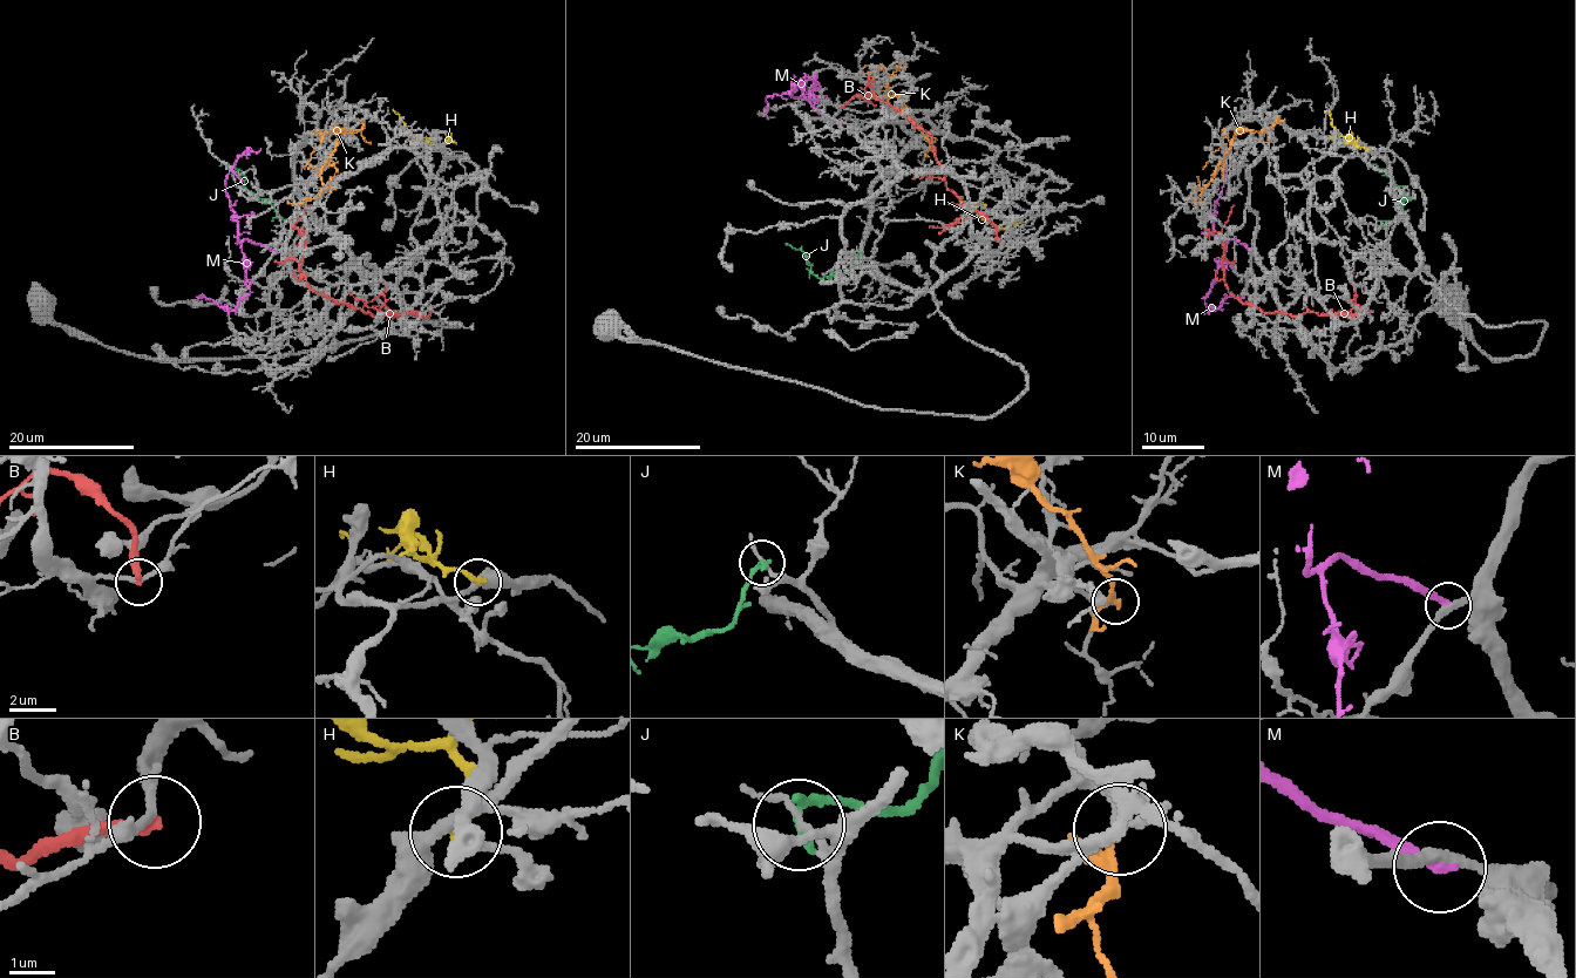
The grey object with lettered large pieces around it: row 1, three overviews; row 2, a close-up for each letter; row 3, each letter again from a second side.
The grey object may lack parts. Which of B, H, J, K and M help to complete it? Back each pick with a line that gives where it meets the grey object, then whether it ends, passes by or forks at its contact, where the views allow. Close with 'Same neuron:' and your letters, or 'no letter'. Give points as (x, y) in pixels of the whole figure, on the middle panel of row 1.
Same neuron: no letter

